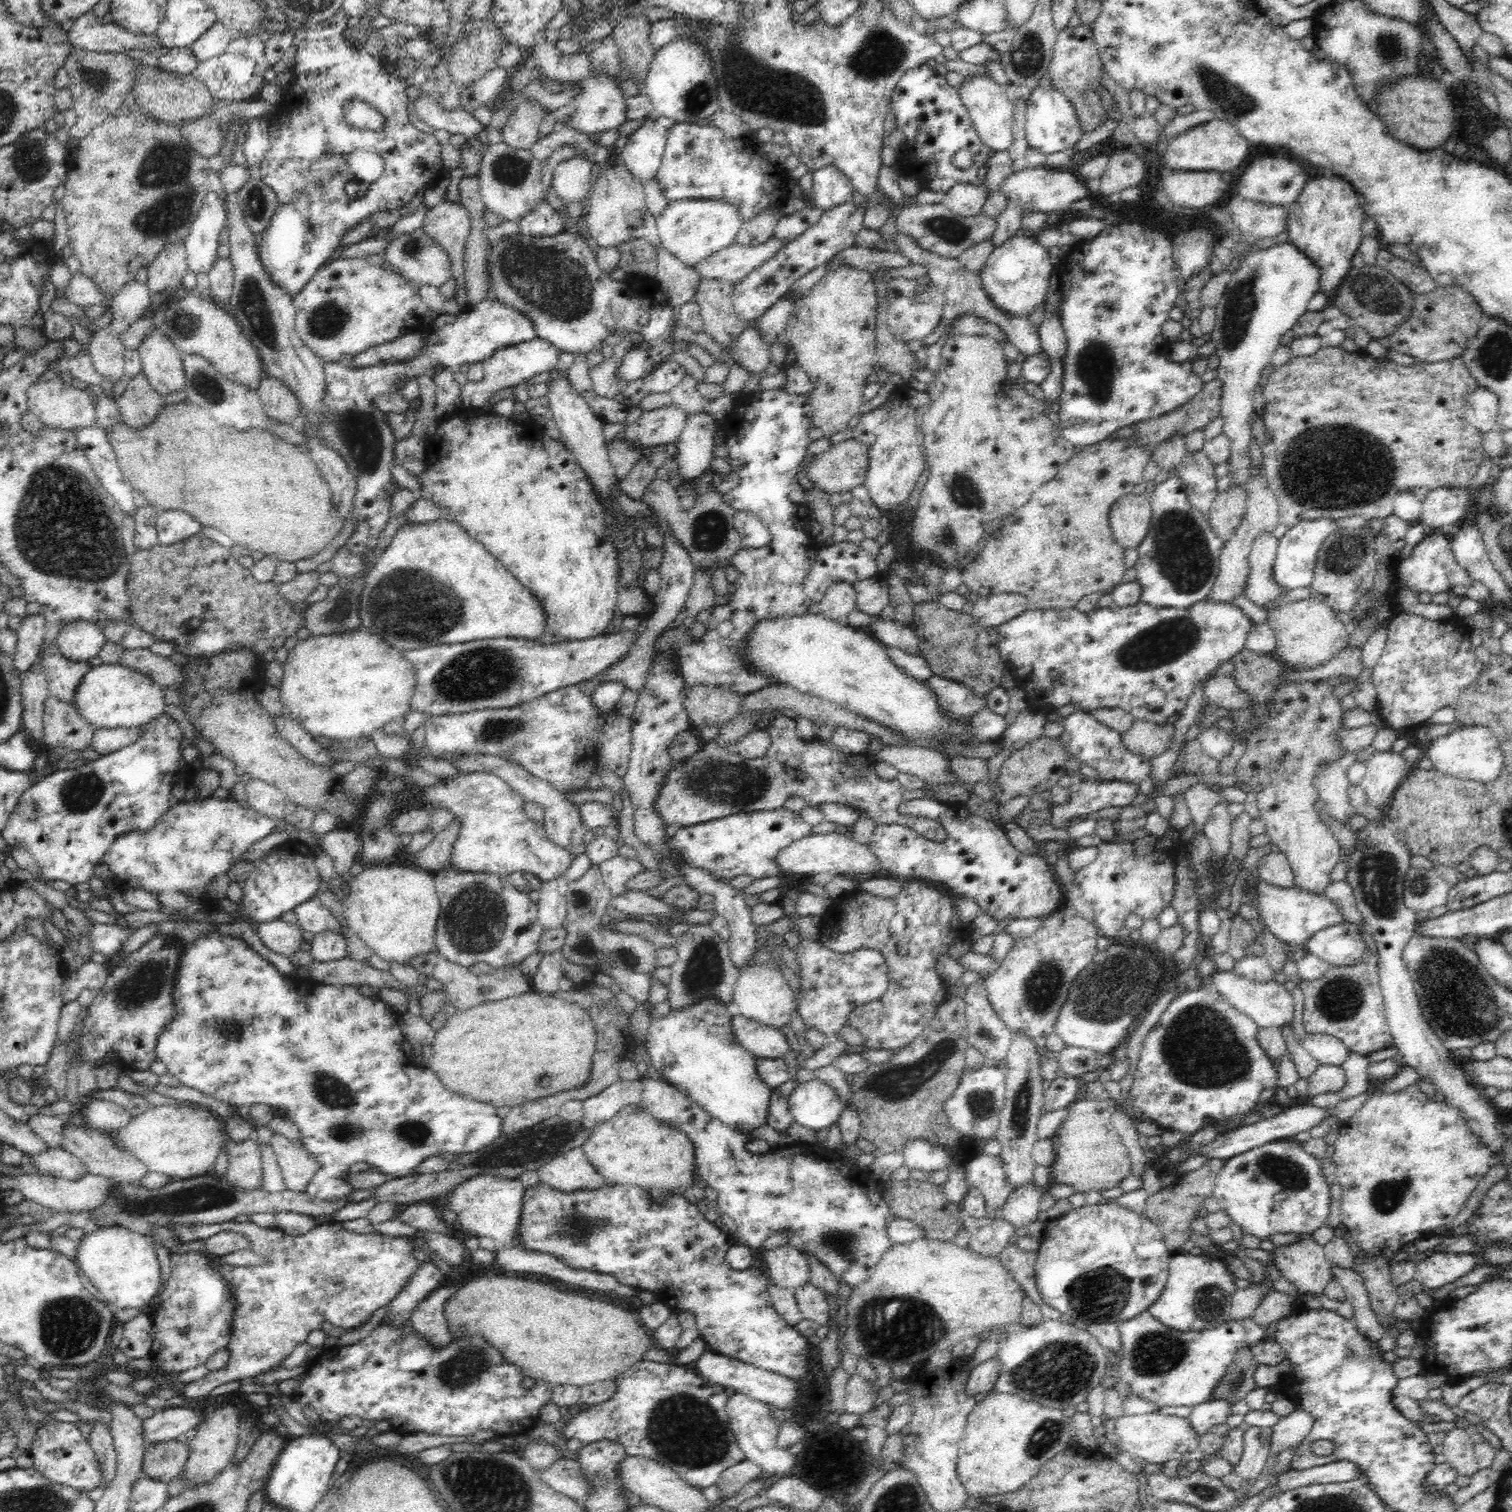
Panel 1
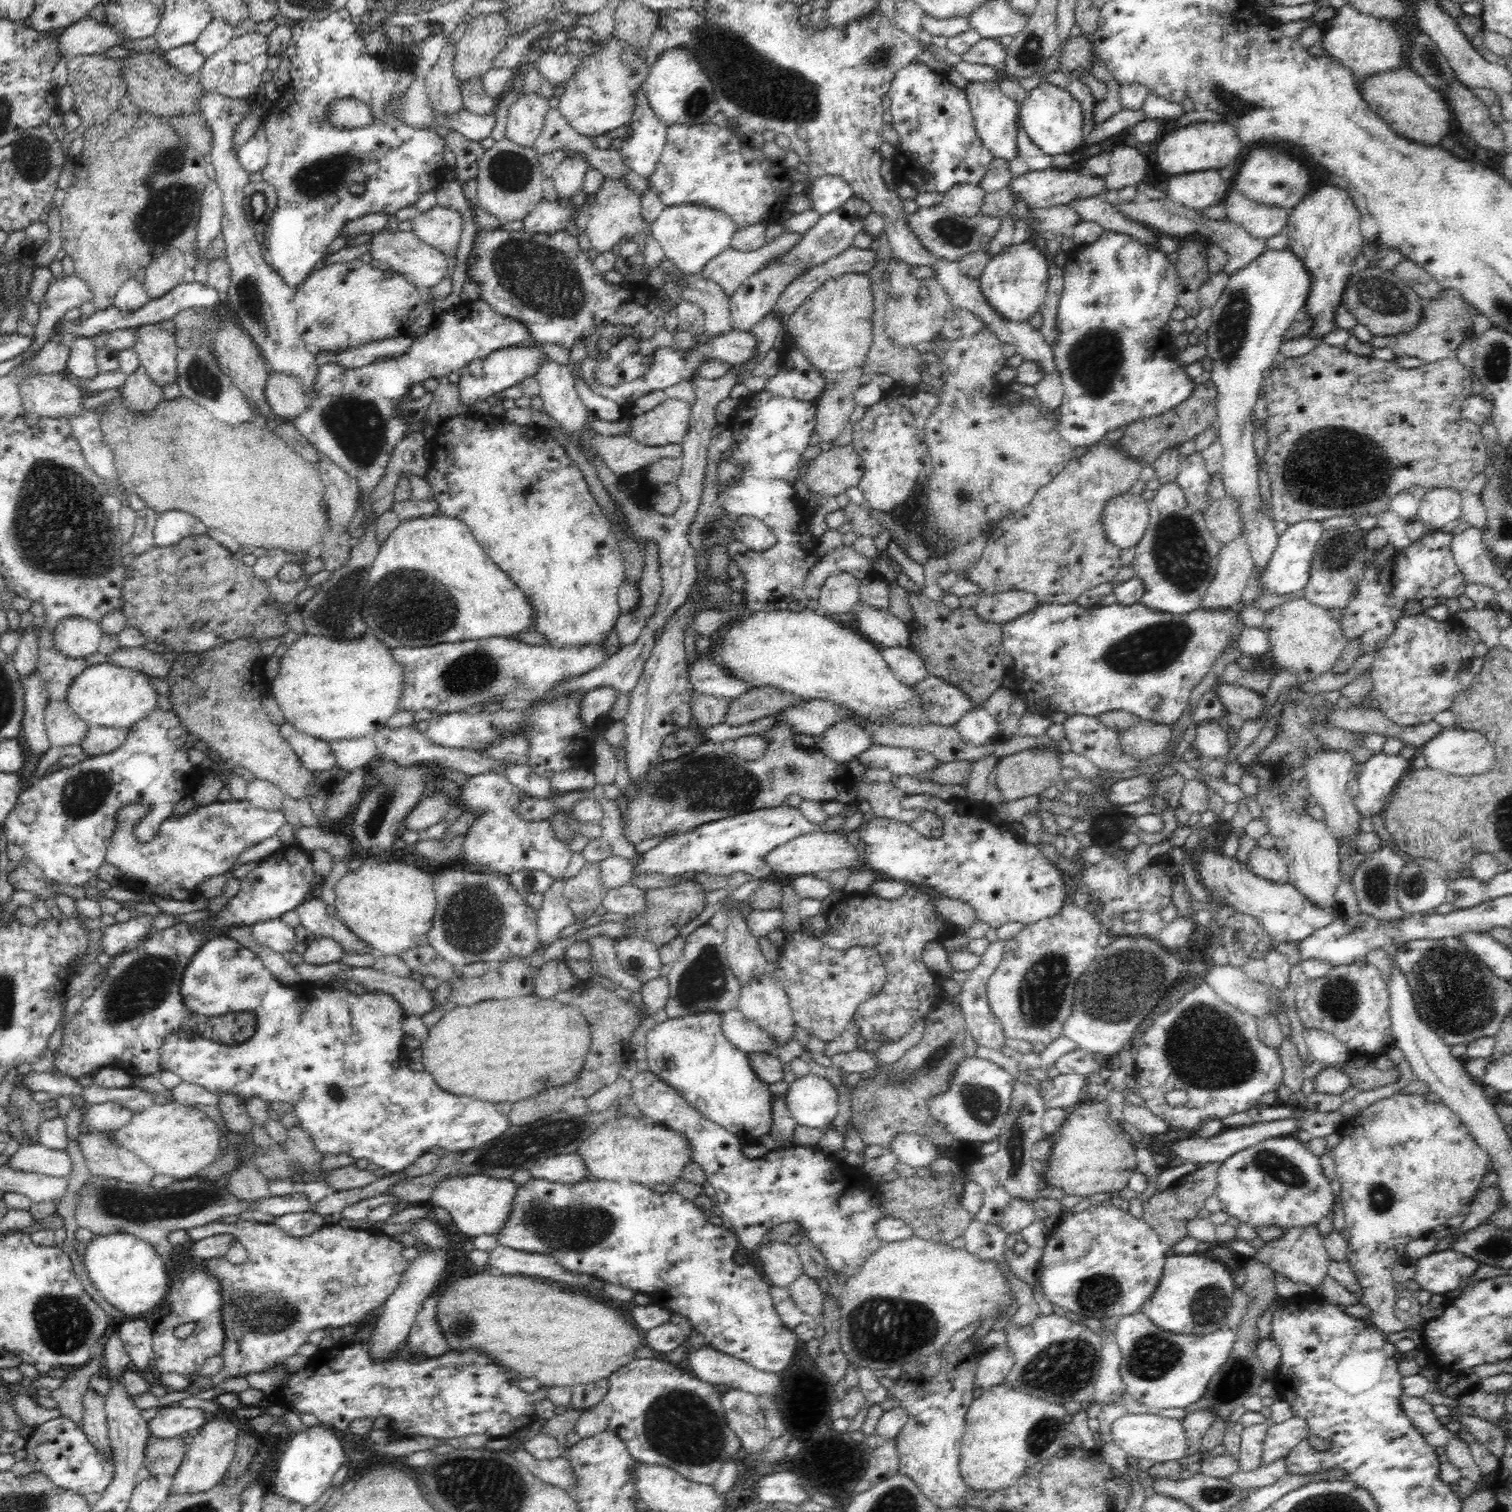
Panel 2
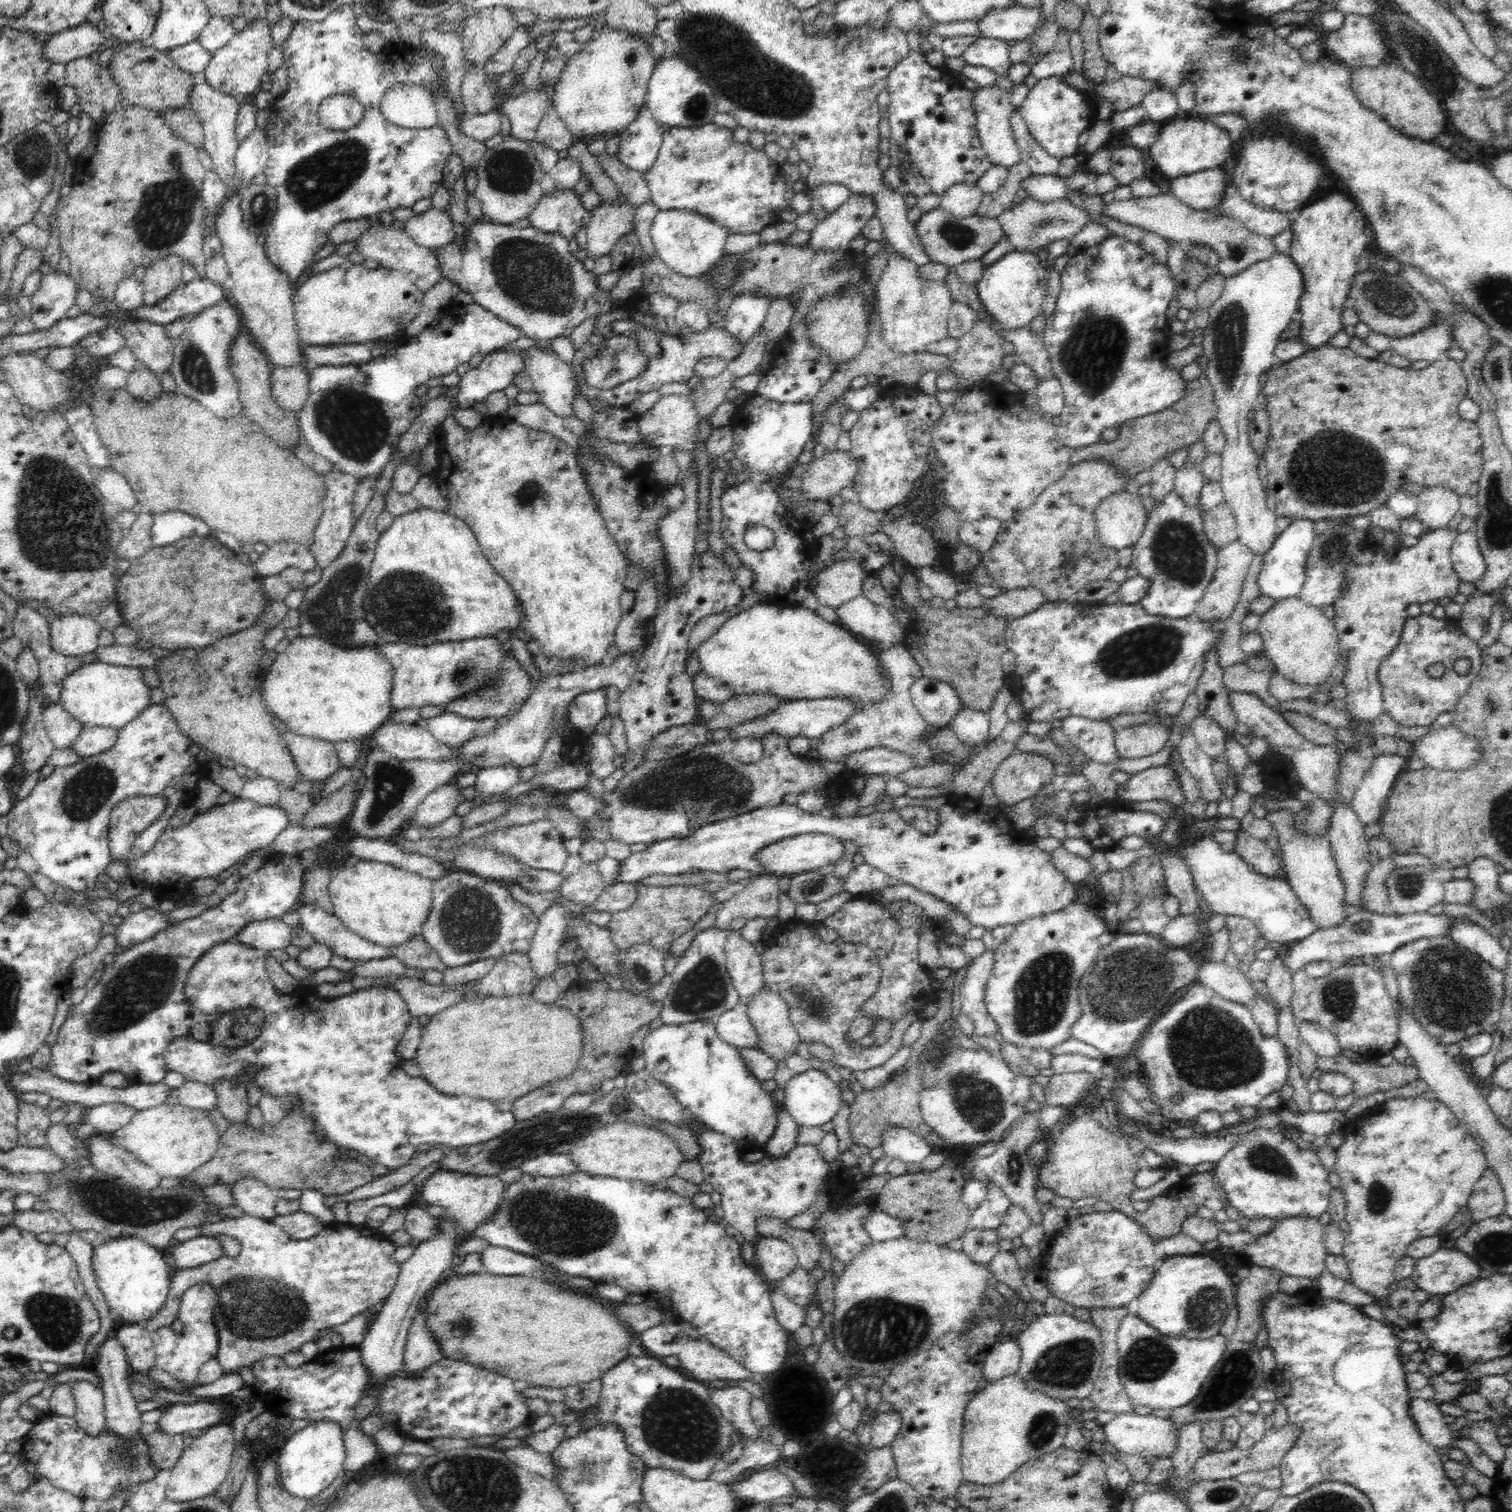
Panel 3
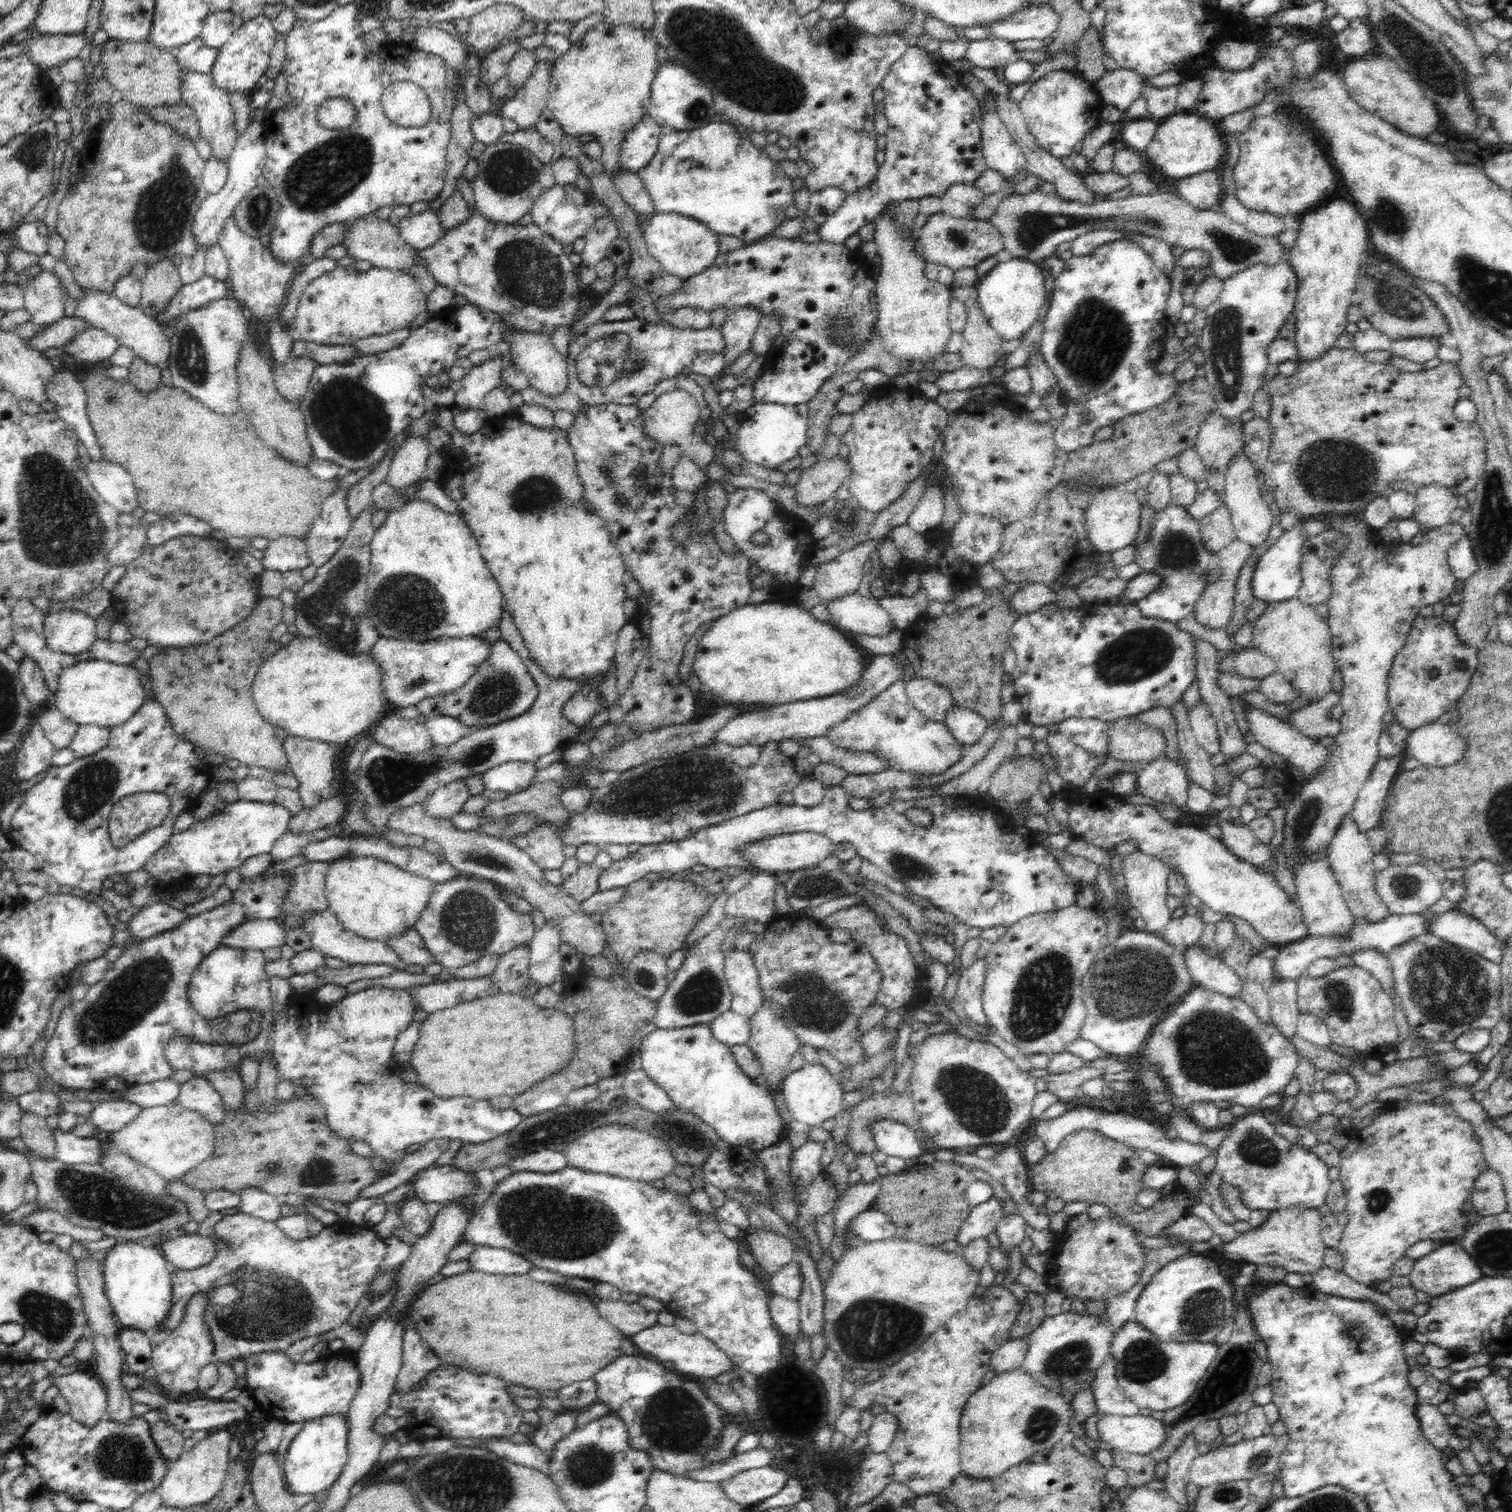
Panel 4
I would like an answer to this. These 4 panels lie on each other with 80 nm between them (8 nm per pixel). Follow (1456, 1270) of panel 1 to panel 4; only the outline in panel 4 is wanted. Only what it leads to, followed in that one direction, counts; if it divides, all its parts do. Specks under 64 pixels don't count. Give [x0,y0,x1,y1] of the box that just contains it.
[1409,1242,1483,1297]

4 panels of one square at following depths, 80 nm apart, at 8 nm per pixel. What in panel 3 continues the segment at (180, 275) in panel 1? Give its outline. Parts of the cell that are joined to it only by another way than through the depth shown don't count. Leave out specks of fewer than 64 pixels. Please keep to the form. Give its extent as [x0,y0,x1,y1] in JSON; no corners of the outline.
[140,254,184,306]

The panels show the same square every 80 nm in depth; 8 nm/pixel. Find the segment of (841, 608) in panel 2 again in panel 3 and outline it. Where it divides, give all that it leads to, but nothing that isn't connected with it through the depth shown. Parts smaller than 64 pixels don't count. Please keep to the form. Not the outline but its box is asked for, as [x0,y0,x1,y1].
[815,553,868,609]

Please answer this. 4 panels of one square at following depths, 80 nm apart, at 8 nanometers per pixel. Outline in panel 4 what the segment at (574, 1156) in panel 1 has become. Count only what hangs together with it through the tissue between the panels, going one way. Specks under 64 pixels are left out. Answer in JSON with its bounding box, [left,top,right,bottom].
[510,1152,568,1172]

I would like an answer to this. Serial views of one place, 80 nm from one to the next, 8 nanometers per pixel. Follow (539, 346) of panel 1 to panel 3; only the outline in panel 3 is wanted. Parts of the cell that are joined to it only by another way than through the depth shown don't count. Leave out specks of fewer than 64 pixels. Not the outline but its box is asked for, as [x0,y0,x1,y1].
[458,349,525,408]

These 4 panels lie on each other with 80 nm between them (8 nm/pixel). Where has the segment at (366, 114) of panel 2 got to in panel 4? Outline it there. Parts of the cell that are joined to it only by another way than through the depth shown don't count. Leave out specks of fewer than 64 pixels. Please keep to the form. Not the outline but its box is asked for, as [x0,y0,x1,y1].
[317,97,356,128]

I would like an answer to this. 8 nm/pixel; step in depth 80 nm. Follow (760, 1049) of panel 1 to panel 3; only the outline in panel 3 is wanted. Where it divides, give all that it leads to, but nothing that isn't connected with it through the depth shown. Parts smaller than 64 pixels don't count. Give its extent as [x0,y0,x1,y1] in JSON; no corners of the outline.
[714,1009,758,1048]

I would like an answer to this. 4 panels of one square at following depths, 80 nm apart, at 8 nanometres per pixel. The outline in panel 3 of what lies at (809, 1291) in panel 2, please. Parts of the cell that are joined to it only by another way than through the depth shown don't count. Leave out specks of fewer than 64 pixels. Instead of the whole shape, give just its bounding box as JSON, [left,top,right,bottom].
[774,1266,816,1308]

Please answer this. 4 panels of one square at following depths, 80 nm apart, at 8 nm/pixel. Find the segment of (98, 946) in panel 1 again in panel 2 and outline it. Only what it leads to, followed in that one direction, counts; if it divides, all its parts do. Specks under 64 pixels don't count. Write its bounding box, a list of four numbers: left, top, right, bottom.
[99,912,155,958]

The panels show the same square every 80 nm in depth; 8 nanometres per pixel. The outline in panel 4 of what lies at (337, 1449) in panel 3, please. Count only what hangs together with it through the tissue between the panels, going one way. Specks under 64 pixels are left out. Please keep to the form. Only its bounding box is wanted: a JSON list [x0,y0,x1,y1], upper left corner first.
[283,1414,348,1496]

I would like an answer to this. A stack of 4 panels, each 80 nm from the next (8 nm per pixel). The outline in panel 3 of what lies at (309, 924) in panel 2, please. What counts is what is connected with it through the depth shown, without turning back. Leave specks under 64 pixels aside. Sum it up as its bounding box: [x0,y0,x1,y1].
[296,903,392,963]

